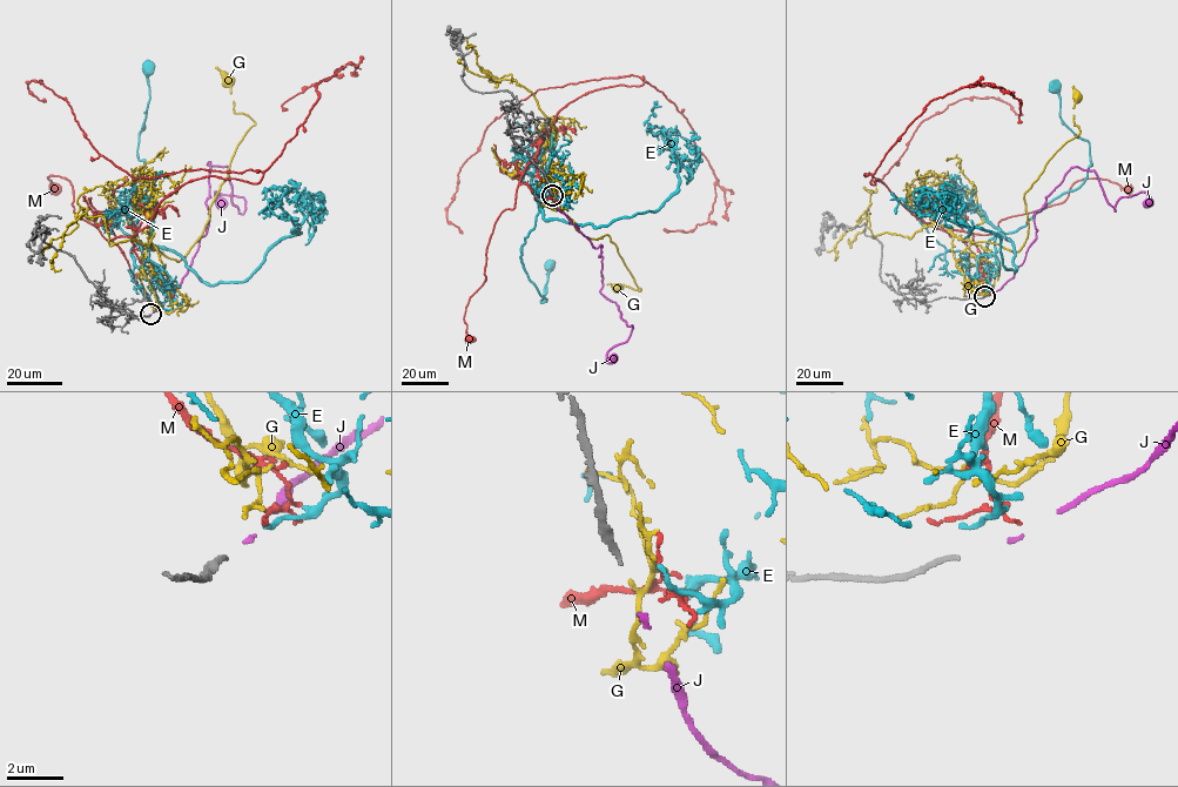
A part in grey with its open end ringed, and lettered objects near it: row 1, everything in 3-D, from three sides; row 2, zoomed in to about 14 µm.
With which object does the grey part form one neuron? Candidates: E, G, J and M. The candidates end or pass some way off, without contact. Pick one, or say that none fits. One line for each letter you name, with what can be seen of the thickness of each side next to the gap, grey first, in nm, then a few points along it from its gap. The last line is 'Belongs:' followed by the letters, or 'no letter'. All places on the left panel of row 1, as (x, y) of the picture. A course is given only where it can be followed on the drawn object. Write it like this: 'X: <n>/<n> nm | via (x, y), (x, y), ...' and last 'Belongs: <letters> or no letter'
J: 180/140 nm | via (153, 313), (206, 233), (210, 162), (228, 168), (243, 213), (242, 197), (216, 192), (222, 203)
Belongs: J

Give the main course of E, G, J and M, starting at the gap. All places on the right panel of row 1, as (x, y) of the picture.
E: (984, 294), (980, 257), (987, 243), (1074, 190), (1092, 165), (1089, 142), (1061, 118), (1056, 86)
G: (983, 293), (993, 287), (994, 268), (969, 246), (1022, 247), (1024, 195), (1079, 133), (1077, 98)
J: (989, 295), (1023, 262), (1035, 212), (1071, 168), (1094, 170), (1115, 210), (1142, 192), (1149, 202)
M: (984, 294), (990, 269), (974, 234), (996, 234), (1002, 220), (1062, 203), (1071, 186), (1088, 179), (1131, 189)

